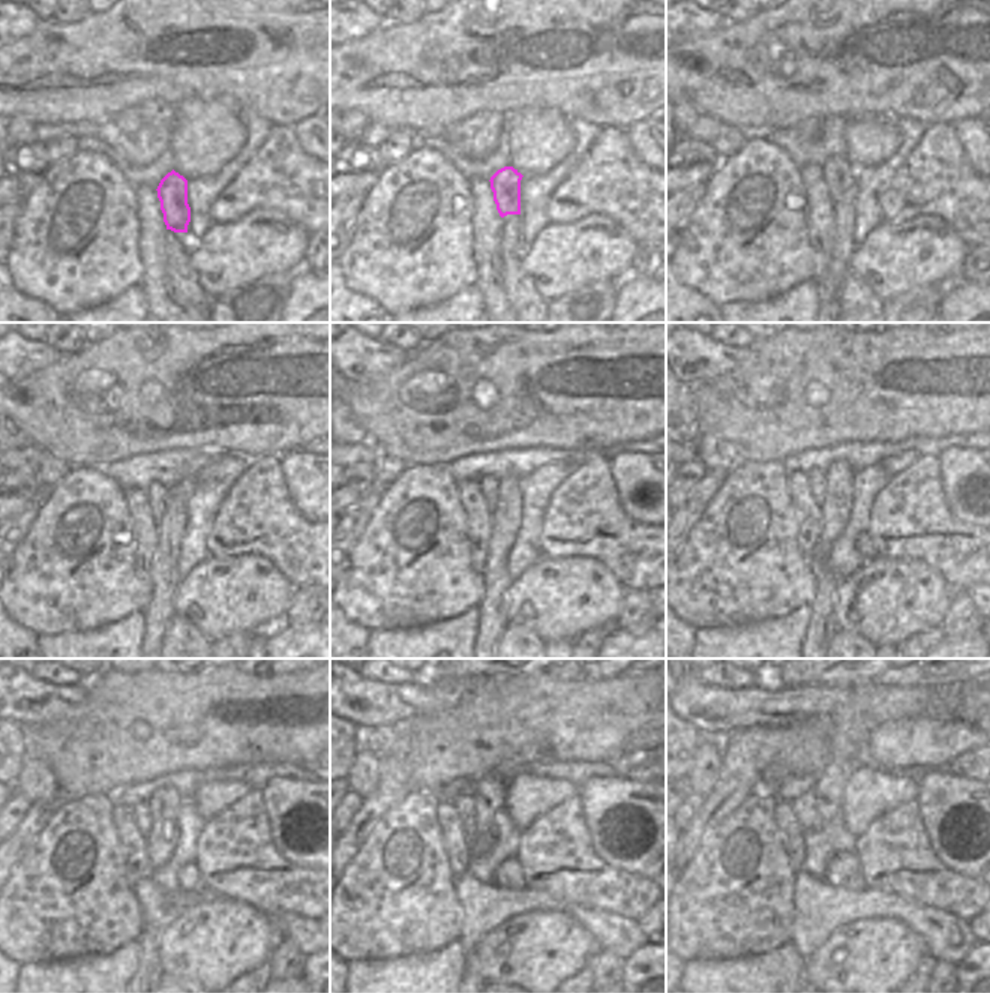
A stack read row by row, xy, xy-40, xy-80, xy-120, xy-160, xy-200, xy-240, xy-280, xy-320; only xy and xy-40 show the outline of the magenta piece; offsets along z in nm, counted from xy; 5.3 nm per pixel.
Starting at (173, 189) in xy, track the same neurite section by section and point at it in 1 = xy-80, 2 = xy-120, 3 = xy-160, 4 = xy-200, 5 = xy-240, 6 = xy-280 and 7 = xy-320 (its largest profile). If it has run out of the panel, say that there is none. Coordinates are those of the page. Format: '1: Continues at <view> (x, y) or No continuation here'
1: Continues at xy-80 (839, 174)
2: Continues at xy-120 (156, 492)
3: Continues at xy-160 (488, 485)
4: Continues at xy-200 (816, 479)
5: Continues at xy-240 (141, 813)
6: Continues at xy-280 (465, 804)
7: Continues at xy-320 (804, 809)

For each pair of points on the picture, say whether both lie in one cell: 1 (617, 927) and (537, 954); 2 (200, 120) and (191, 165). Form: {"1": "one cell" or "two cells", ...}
{"1": "two cells", "2": "one cell"}

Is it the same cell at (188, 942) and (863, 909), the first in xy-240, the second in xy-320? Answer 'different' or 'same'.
different

